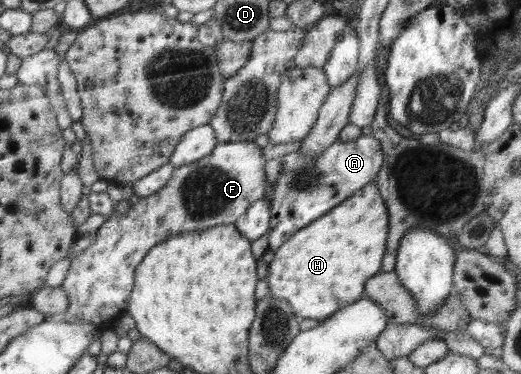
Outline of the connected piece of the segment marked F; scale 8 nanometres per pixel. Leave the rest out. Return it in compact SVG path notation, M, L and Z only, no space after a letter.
M255 141L218 143L208 156L192 164L175 168L170 180L159 192L140 198L127 213L112 213L98 228L98 236L94 242L71 260L67 275L59 286L67 292L69 305L59 317L71 323L91 322L102 331L117 328L119 317L127 313L127 301L135 283L136 267L146 253L159 242L164 242L178 233L204 231L216 226L235 224L240 215L243 215L255 200L264 197L264 193L269 190L265 186L264 191L266 164L263 150Z

